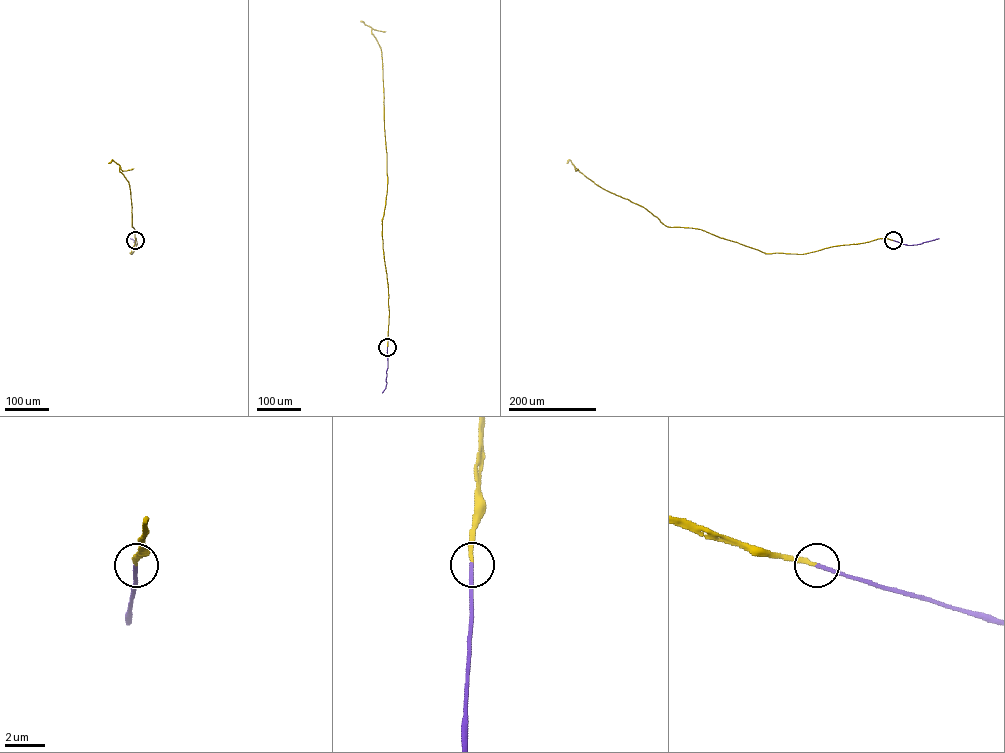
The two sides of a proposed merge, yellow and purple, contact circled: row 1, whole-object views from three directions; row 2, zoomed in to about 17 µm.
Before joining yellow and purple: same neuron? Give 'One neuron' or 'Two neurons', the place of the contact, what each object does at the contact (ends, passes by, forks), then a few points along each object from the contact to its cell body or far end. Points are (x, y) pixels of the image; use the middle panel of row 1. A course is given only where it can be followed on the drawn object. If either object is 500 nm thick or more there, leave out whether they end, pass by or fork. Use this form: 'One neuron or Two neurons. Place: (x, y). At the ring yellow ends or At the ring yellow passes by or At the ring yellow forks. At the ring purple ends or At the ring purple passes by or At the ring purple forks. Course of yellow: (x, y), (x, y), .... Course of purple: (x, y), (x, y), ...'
One neuron. Place: (387, 347). At the ring yellow ends. At the ring purple ends. Course of yellow: (387, 347), (388, 295), (382, 233), (387, 177), (381, 52), (371, 28), (360, 21). Course of purple: (387, 347), (386, 384), (382, 392)

